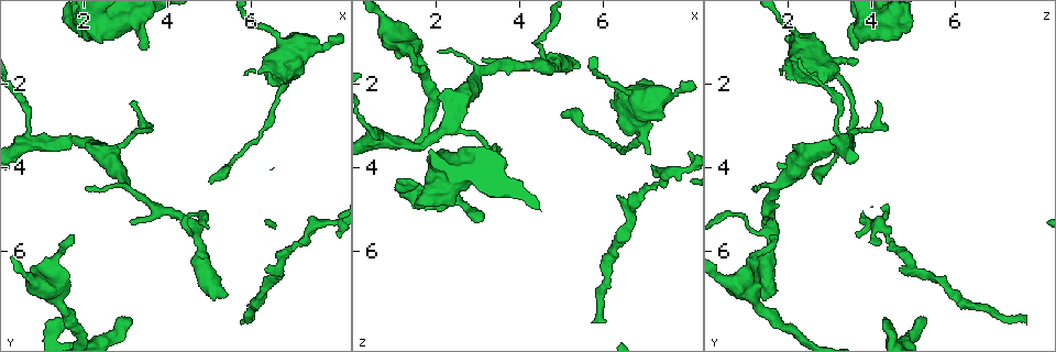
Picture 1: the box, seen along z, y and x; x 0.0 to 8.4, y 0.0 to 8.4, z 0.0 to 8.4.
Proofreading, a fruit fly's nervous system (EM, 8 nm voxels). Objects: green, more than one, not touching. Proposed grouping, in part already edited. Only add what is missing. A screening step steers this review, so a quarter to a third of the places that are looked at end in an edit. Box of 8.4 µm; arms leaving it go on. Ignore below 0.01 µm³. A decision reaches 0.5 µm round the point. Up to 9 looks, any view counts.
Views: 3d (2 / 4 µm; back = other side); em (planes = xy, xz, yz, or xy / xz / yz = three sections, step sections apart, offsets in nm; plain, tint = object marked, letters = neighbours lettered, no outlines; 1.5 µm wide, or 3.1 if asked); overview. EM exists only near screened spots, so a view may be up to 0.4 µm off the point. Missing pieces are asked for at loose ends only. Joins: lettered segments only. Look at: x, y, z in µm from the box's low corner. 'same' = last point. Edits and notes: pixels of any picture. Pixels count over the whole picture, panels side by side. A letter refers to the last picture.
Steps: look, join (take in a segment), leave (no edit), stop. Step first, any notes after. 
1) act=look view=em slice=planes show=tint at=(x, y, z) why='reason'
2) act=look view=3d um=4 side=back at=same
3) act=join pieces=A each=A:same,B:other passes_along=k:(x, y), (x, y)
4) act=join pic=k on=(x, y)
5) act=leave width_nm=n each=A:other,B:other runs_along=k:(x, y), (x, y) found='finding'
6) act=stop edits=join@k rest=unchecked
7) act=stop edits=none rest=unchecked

act=look view=3d um=4 side=back at=(0.75, 6.30, 0.90) why='stops while still wide'

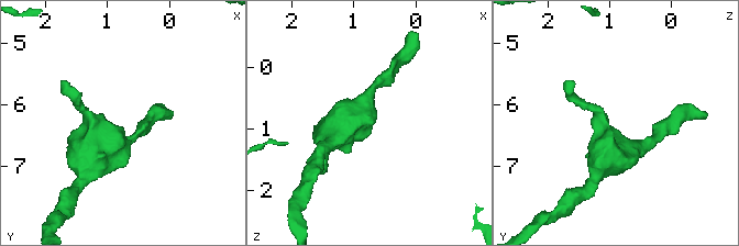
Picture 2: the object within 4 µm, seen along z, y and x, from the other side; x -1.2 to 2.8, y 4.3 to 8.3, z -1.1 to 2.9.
act=look view=em slice=planes show=tint at=(0.75, 6.35, 0.95)

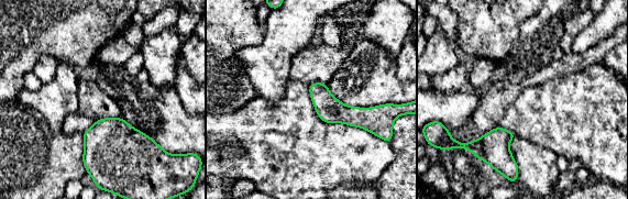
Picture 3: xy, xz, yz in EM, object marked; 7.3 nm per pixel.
act=look view=em slice=planes show=letters at=same why='what lies round it'

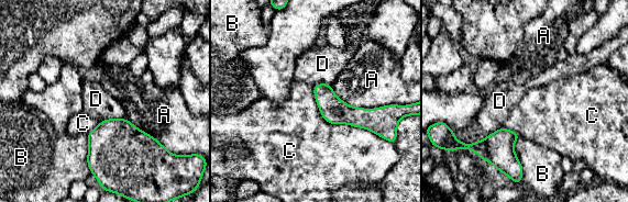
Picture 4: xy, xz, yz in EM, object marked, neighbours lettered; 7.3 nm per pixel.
act=leave each=A:other,B:other,C:other,D:other runs_along=4:(316, 89), (341, 113), (379, 111) found='none of them fits'

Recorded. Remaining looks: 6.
act=look view=3d um=4 at=(3.15, 7.60, 5.20) why='an open end'

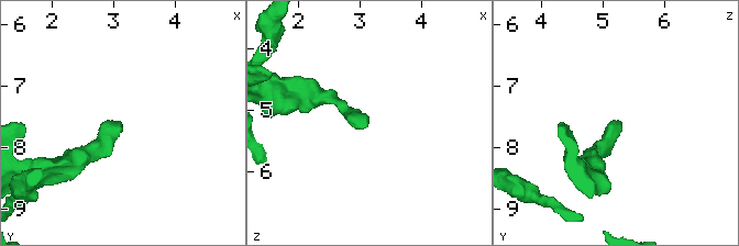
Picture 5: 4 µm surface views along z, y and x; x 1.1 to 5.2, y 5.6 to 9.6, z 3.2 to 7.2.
act=look view=em slice=xy step=4 show=letters at=(3.10, 7.60, 5.20)

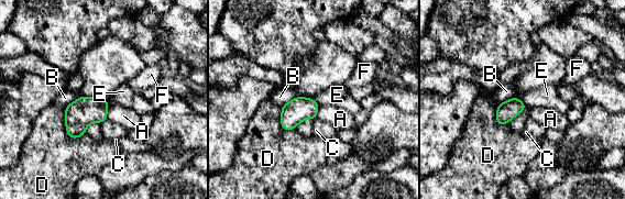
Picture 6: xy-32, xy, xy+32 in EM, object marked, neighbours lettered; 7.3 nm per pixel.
act=look view=em slice=planes show=letters at=same

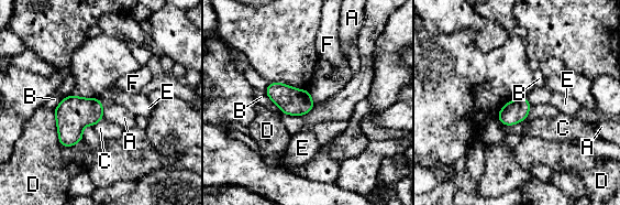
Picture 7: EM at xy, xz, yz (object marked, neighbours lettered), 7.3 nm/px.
act=leave width_nm=170 each=A:other,B:other,C:other,D:other,E:other,F:other border=7:(308, 89), (314, 103) found='no lettered segment goes on from it'

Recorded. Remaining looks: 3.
act=look view=em slice=planes show=letters at=(5.75, 7.65, 7.70) why='free end'

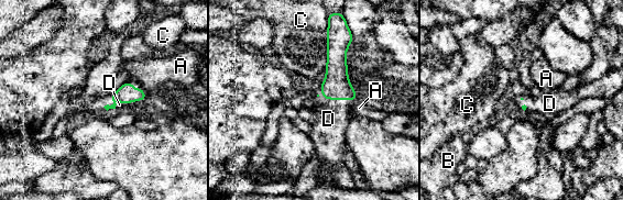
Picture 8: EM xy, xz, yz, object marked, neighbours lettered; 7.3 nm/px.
act=join pieces=D each=A:other,B:other,C:other,D:same passes_along=8:(123, 92), (123, 103), (119, 104) found='the cell continues'

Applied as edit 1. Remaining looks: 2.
act=stop edits=join@8 rest=unchecked

